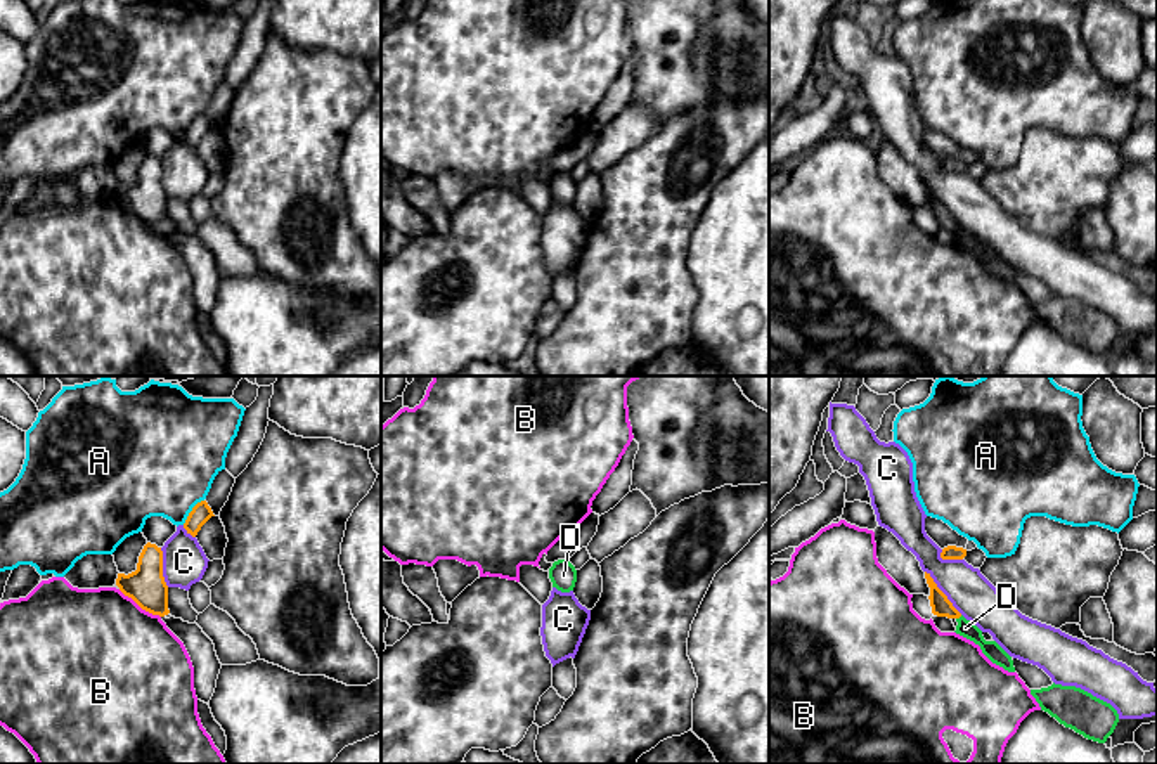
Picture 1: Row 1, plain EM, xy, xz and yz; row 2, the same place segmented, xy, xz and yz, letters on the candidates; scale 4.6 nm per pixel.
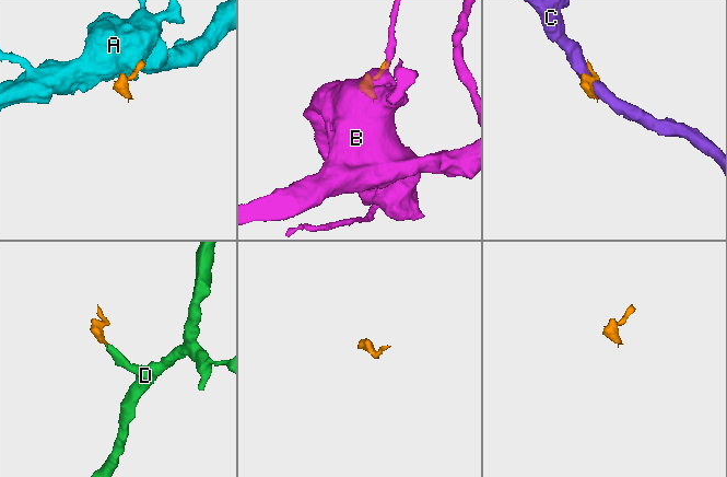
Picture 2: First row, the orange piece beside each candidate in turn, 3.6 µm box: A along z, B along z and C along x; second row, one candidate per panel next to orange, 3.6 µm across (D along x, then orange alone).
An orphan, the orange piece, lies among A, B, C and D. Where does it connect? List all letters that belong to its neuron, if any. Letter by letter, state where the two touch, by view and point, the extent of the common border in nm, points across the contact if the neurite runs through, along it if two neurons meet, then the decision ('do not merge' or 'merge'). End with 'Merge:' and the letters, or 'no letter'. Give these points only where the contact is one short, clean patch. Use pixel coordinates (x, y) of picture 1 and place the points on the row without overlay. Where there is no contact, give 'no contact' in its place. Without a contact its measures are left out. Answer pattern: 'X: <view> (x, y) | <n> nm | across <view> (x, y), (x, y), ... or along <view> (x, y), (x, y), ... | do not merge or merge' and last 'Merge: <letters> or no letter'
A: xy (191, 123) | 160 nm | along xy (203, 111), (182, 135) | do not merge
B: xy (139, 217) | 240 nm | along xy (118, 201), (160, 229) | do not merge
C: yz (943, 205) | 260 nm | do not merge
D: yz (958, 229) | 40 nm | across yz (941, 219), (958, 229), (965, 239) | merge
Merge: D

